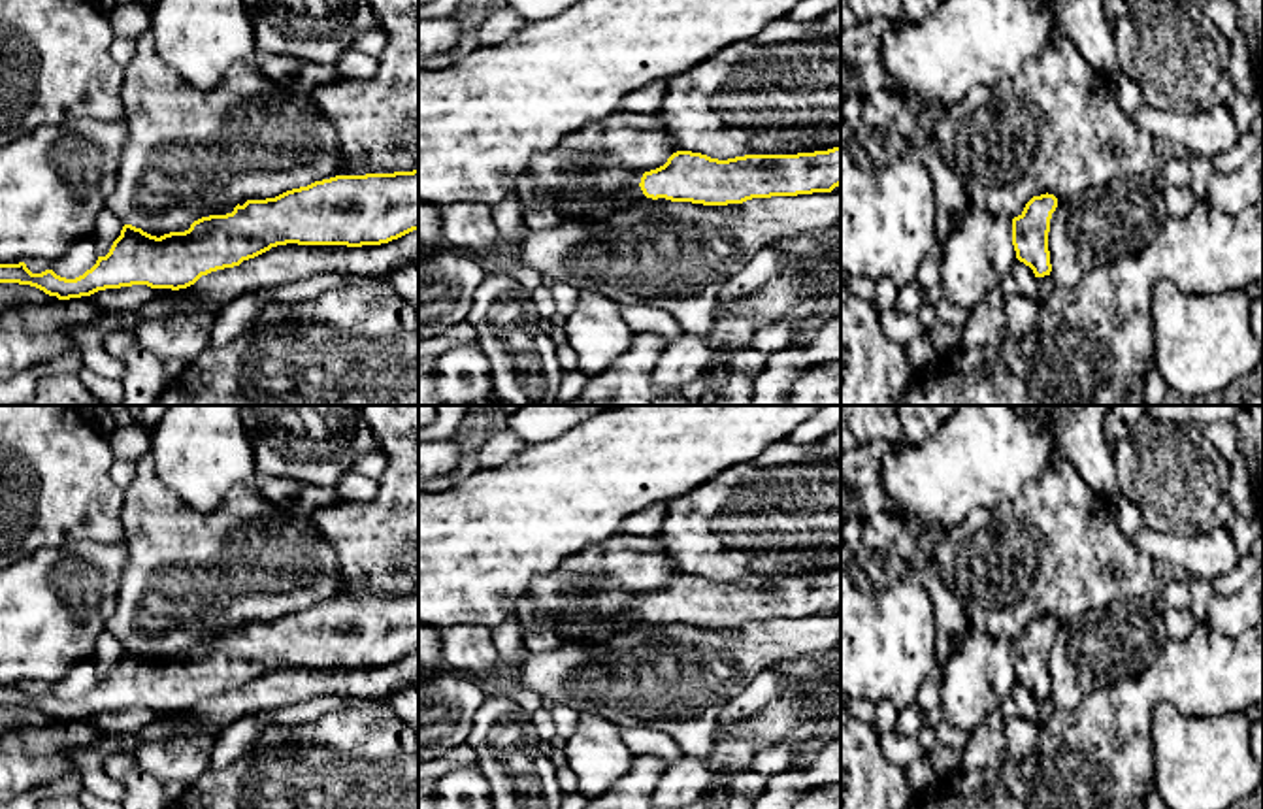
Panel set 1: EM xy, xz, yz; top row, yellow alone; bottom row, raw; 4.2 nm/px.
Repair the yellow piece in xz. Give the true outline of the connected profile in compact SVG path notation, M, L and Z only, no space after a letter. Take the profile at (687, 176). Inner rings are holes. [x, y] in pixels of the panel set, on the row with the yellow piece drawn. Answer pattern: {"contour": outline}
{"contour": "M841 147L797 155L745 155L728 160L701 153L677 151L656 170L645 172L641 190L647 198L703 206L743 204L752 198L831 192L841 185Z"}

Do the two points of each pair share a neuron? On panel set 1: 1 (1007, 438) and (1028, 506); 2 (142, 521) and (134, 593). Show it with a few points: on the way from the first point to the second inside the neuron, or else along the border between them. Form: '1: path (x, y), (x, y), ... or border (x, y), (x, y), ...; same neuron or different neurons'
1: border (1047, 470), (1032, 479), (1013, 500), (983, 510); different neurons
2: path (142, 538), (142, 576); same neuron

